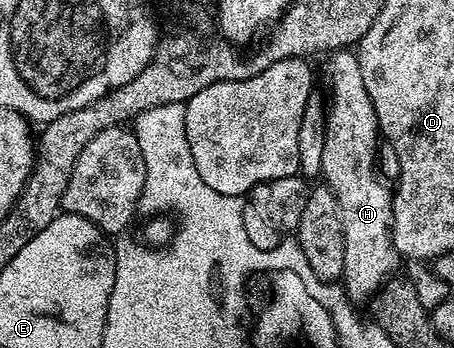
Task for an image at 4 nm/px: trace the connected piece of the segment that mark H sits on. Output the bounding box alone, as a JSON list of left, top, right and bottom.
[322,49,398,304]

